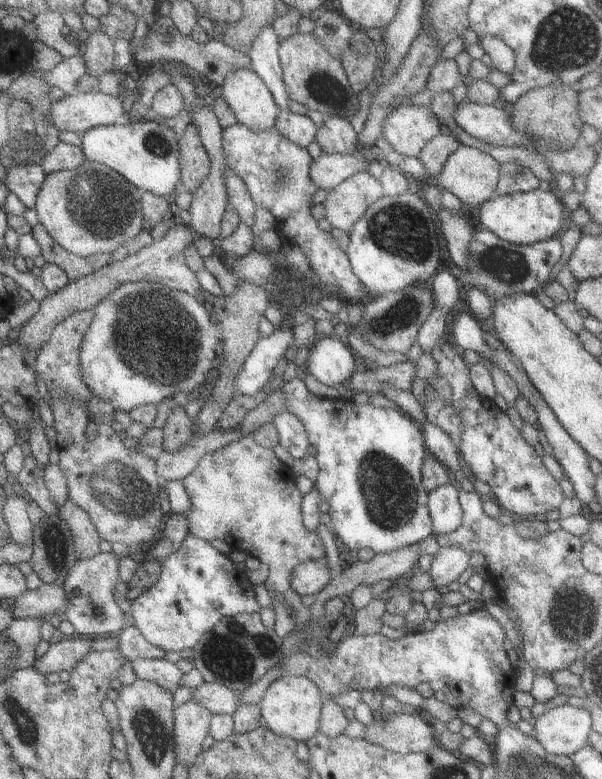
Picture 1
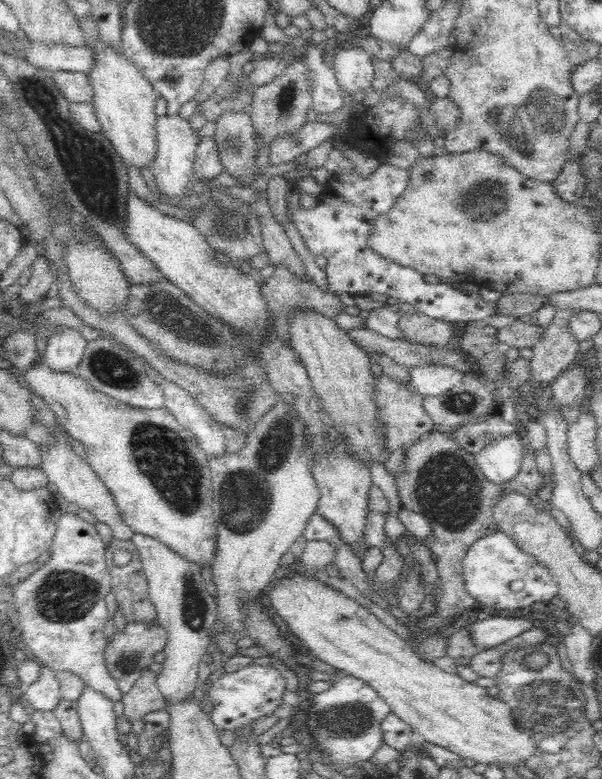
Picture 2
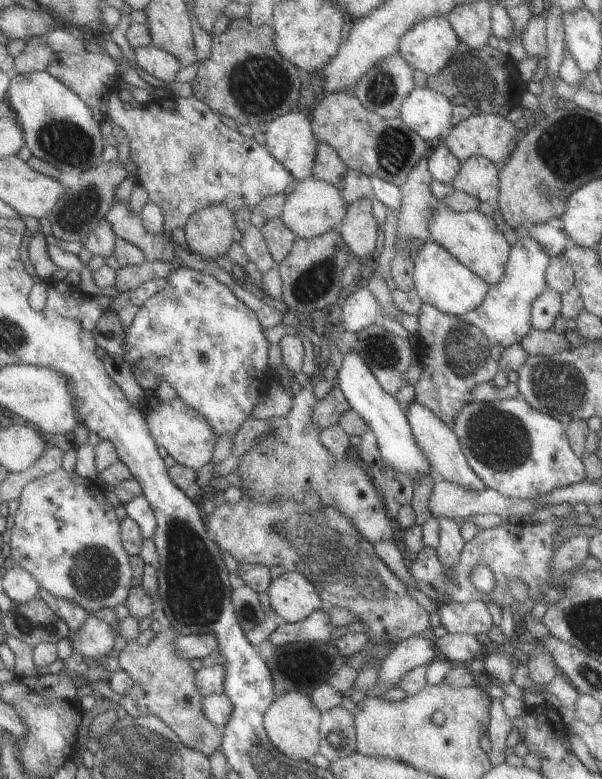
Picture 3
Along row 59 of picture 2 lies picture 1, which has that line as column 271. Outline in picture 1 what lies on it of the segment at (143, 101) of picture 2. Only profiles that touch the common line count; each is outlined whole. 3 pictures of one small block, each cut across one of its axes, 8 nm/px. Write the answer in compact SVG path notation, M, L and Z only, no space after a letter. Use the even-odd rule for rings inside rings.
M232 68L216 90L226 100L238 123L254 132L275 127L280 108L256 71Z

